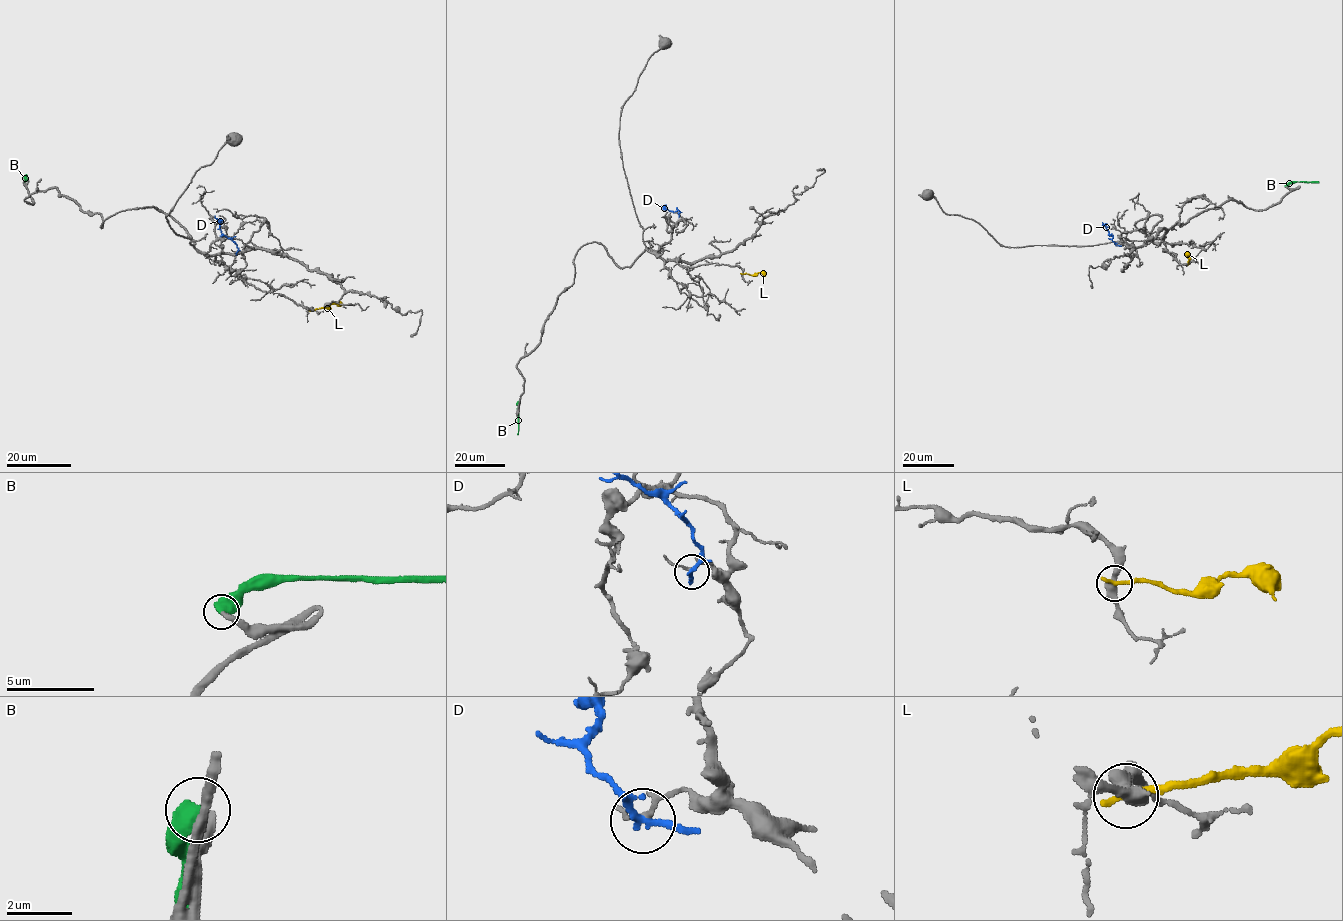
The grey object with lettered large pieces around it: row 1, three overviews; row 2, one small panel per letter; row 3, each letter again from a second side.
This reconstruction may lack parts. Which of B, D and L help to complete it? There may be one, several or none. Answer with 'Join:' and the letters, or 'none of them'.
Join: B

